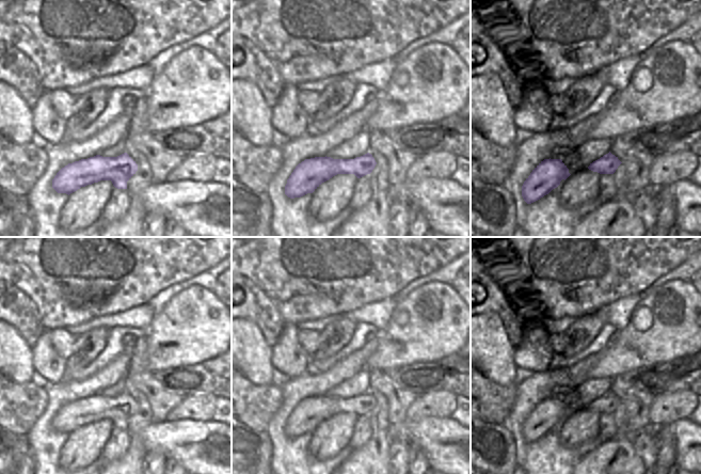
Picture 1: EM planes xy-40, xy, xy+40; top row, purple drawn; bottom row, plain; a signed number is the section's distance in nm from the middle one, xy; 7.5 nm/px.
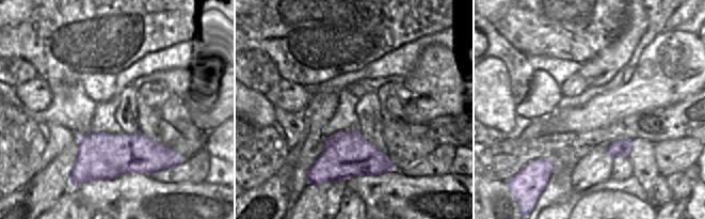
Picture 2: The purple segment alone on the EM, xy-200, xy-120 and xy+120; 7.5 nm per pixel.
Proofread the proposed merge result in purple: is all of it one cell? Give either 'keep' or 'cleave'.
keep

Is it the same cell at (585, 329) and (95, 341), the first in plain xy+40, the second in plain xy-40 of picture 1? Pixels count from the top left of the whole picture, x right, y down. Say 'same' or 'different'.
same

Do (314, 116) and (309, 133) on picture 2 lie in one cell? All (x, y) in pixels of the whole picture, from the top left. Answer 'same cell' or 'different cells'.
same cell

